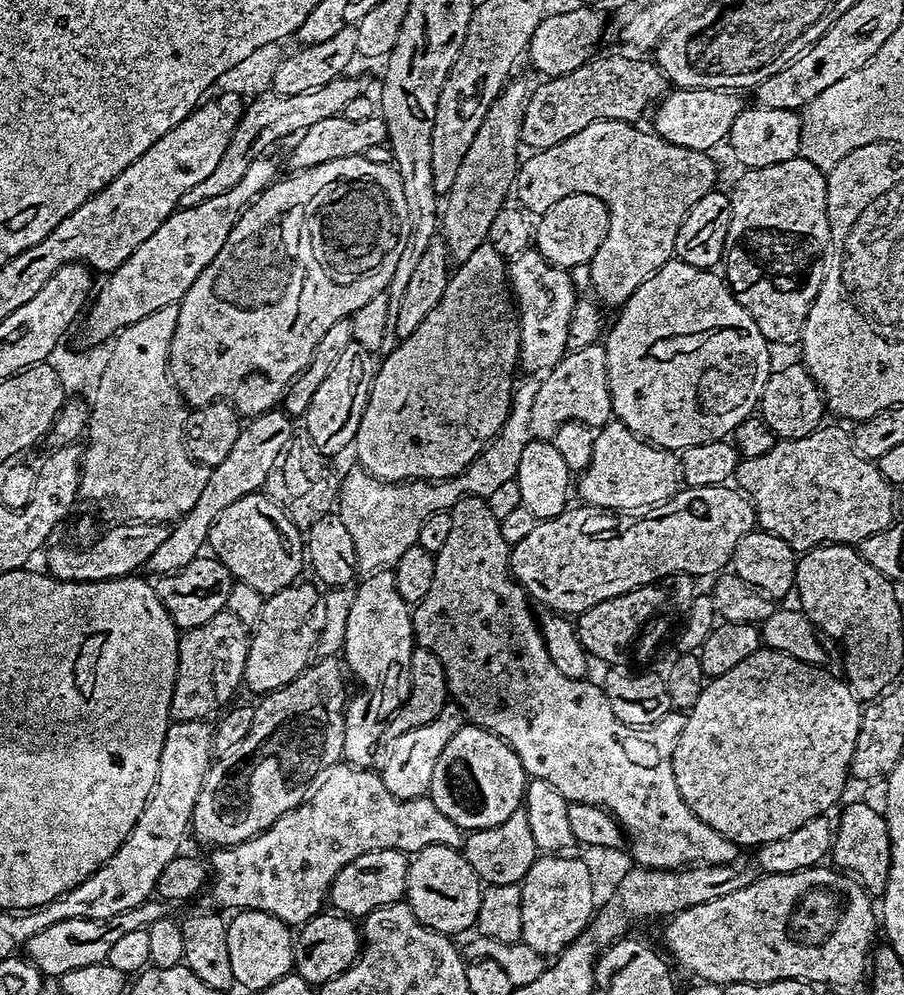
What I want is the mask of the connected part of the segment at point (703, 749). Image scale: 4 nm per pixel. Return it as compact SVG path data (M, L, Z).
M761 647L759 652L750 654L746 662L738 662L734 670L726 670L726 674L711 677L701 687L698 702L694 702L694 706L687 709L686 726L682 726L682 734L678 734L678 742L672 751L672 769L678 794L682 794L686 806L690 806L690 810L698 819L706 822L706 826L710 826L718 834L733 840L737 846L769 844L778 838L786 838L786 834L798 830L798 826L806 826L810 818L831 813L831 808L839 802L840 795L844 792L844 783L849 783L854 742L858 742L862 704L839 675L831 676L830 673L823 672L824 670L823 667L814 664L798 662L798 658L790 658L790 654L782 654L775 652L772 648Z

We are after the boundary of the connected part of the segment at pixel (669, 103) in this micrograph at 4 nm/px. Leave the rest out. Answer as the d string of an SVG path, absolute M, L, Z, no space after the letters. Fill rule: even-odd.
M673 87L655 105L657 136L669 140L674 146L682 146L690 150L708 152L715 144L723 145L728 139L730 126L734 126L734 118L738 118L742 101L736 92L728 92L722 88L678 88Z

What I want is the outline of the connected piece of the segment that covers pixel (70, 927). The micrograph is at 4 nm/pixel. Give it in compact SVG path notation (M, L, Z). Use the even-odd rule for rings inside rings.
M160 902L139 904L134 910L123 912L113 920L67 920L58 922L46 930L36 932L28 939L26 956L35 964L45 977L58 978L66 974L66 970L78 970L78 966L105 963L110 954L110 946L122 938L122 934L130 934L130 930L147 928L156 920L165 919L165 905ZM28 952L28 953L27 953Z

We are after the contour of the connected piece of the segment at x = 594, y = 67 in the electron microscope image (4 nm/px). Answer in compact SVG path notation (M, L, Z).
M600 56L588 60L578 70L567 72L565 76L549 76L541 79L540 85L535 85L534 91L528 97L528 108L524 111L524 127L522 140L529 149L539 150L549 148L576 134L595 120L626 120L639 121L644 111L651 109L665 95L666 77L651 59L635 60L632 56Z

